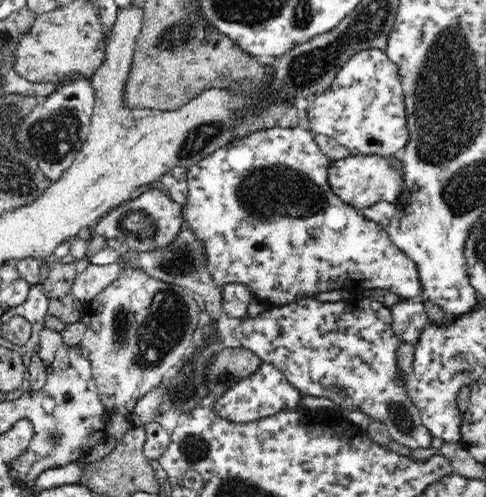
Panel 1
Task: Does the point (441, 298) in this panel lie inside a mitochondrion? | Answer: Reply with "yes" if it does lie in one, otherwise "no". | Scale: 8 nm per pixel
no

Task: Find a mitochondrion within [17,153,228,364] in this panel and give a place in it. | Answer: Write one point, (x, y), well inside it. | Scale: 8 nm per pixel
(182, 262)

